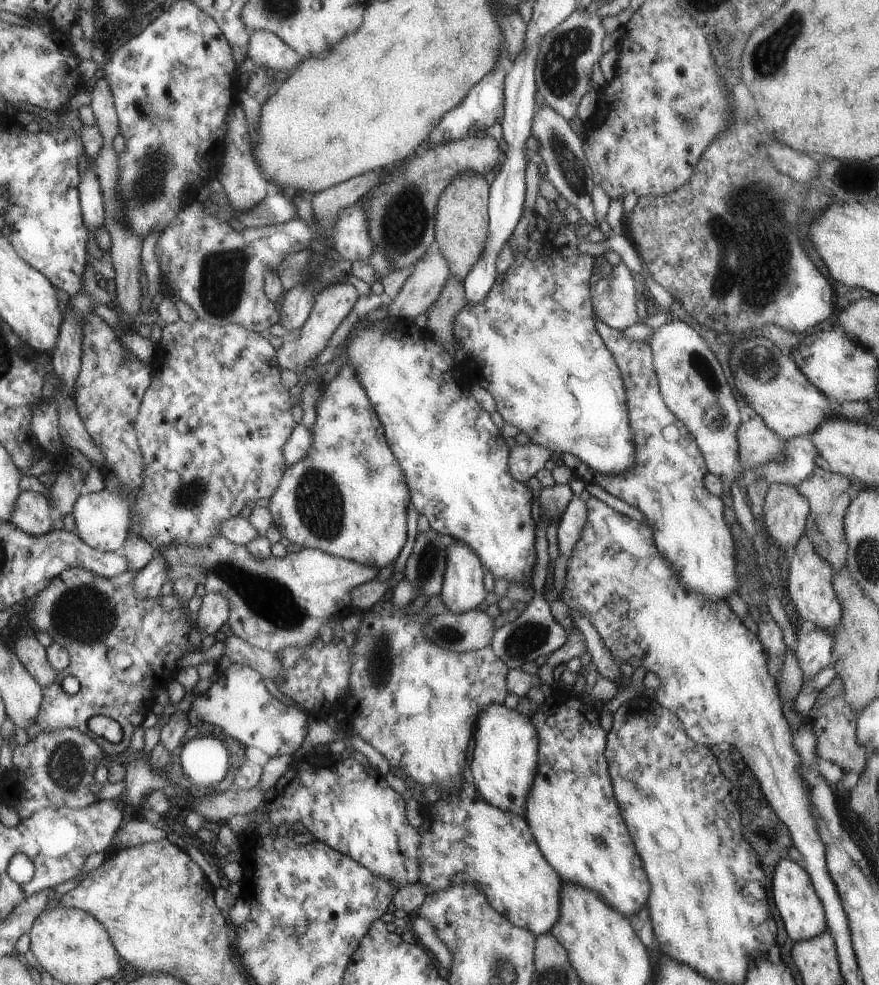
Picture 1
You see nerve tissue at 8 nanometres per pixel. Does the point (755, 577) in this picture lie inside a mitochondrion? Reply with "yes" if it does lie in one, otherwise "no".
yes

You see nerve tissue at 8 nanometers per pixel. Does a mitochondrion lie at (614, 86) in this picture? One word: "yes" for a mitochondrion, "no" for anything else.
no

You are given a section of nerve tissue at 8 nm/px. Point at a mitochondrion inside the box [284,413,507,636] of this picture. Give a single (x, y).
(319, 504)

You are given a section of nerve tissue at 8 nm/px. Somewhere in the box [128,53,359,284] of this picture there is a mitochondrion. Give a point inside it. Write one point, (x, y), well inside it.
(148, 188)

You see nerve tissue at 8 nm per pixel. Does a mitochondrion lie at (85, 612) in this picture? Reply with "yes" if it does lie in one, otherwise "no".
yes

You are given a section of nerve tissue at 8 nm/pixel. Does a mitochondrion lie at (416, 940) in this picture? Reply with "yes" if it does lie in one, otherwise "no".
no

